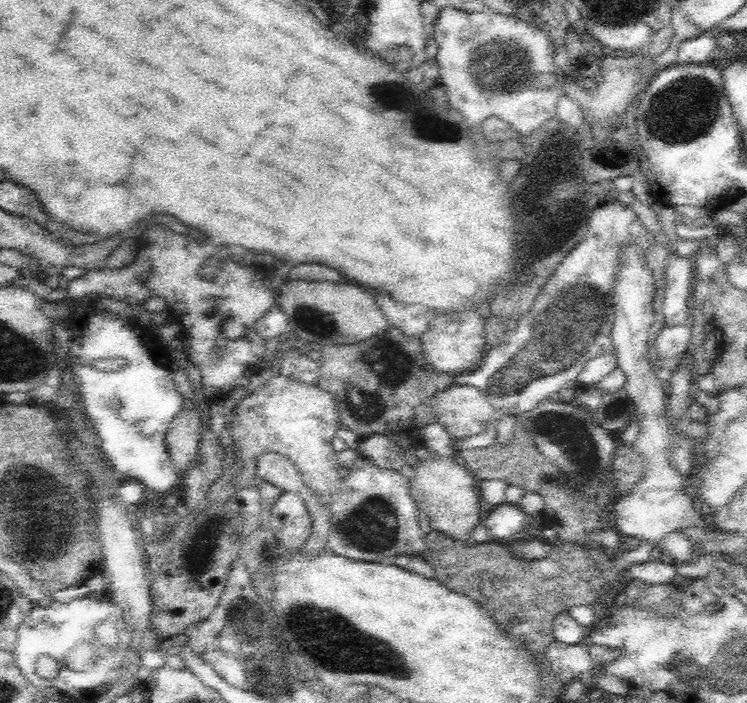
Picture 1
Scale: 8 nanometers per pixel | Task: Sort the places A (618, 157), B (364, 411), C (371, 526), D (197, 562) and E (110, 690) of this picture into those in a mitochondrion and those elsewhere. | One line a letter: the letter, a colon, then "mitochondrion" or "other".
A: mitochondrion
B: mitochondrion
C: mitochondrion
D: other
E: other

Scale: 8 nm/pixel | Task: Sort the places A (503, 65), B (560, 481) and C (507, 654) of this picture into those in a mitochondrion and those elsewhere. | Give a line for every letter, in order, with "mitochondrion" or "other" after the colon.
A: mitochondrion
B: mitochondrion
C: other

